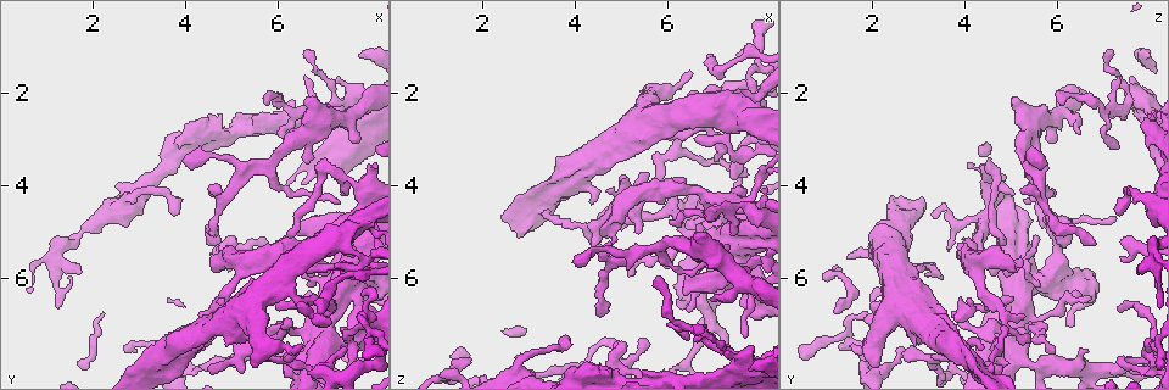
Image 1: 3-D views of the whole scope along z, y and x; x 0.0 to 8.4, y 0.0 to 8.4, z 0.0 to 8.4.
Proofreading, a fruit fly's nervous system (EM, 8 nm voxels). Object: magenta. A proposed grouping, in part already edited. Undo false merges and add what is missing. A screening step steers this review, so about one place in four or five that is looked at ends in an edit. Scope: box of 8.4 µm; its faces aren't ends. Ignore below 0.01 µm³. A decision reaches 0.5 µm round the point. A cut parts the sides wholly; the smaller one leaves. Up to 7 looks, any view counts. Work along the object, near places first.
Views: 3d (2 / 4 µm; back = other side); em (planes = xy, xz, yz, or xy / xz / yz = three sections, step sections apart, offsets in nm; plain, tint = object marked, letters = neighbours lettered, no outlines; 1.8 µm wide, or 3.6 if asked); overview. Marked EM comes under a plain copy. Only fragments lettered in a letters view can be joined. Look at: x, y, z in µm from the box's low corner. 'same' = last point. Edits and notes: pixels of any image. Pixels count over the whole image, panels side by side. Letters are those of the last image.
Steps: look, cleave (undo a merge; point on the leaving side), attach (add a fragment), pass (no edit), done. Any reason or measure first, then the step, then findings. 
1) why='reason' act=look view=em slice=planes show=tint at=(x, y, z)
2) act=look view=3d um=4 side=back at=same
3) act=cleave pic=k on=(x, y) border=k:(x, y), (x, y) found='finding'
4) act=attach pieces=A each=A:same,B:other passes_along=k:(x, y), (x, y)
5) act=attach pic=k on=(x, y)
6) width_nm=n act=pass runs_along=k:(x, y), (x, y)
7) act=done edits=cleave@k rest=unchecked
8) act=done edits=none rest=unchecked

why='calibre changes' act=look view=em um=3.6 slice=xy step=8 show=tint at=(7.50, 6.10, 5.45)

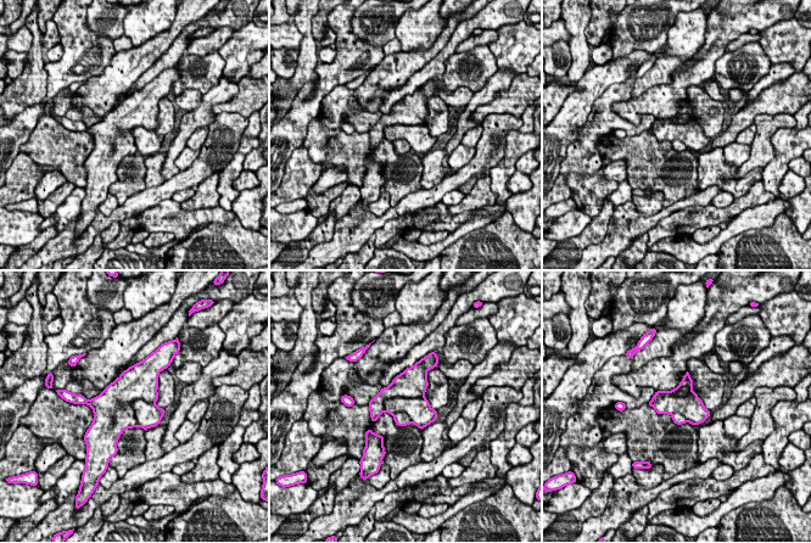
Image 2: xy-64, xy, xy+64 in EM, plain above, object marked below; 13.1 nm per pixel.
why='another direction' act=look view=em um=3.6 slice=yz step=16 show=letters at=same

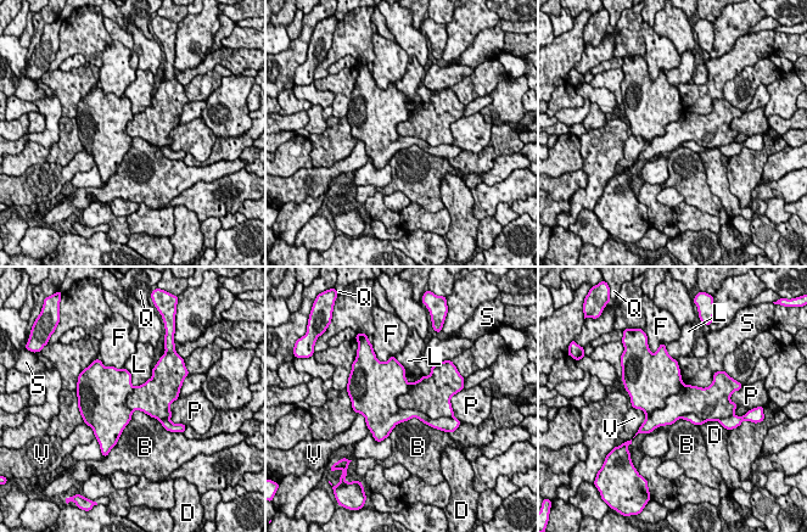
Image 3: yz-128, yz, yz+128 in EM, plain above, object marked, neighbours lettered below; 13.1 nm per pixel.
act=cleave pic=3 on=(429, 396) each=B:other,D:other,F:other,L:other,P:other,Q:other,S:other,V:other border=3:(396, 398), (401, 408), (441, 418) found='a second neuron is stuck on'

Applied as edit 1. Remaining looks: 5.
why='redraw' act=look view=overview

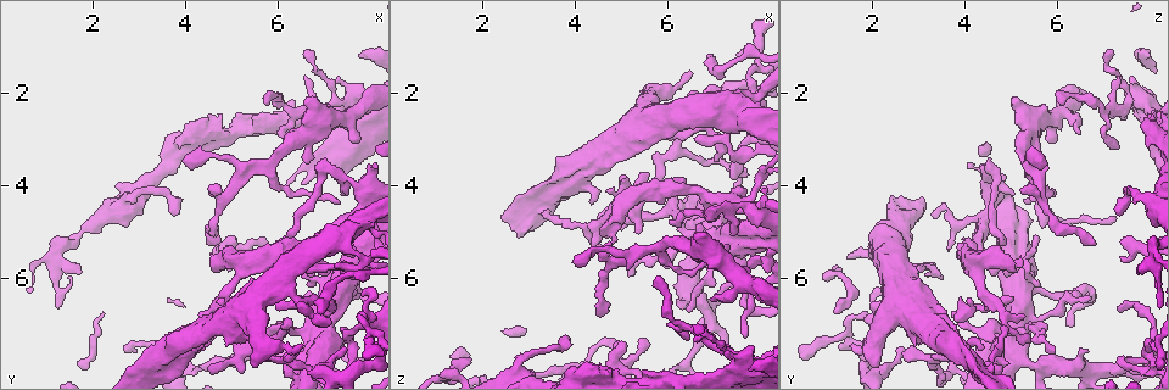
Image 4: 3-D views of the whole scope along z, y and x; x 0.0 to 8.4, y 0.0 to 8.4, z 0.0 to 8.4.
why='thick turns thin' act=look view=3d um=4 at=(6.15, 5.35, 4.05)

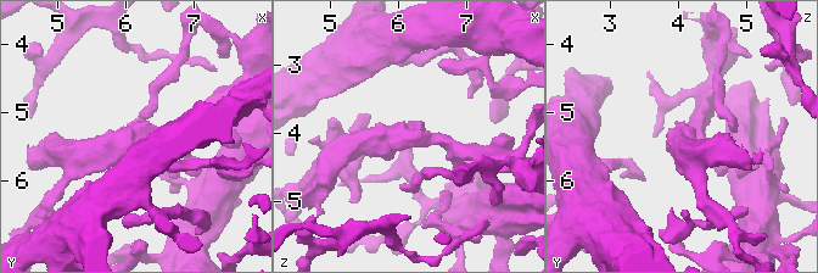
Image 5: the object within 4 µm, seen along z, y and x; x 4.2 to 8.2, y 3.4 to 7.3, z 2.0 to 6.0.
arm_widths_nm=220,380 why='need the tissue' act=look view=em slice=planes show=letters at=(6.20, 5.40, 4.05)

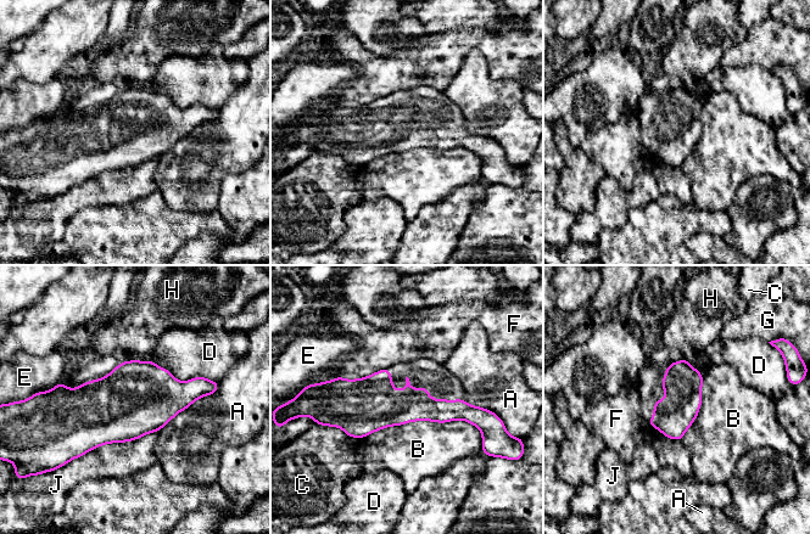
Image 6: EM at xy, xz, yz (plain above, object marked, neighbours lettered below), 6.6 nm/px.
act=pass each=A:other,B:other,C:other,D:other,E:other,F:other,G:other,H:other,J:other border=6:(482, 432), (408, 421), (364, 438) found='continuous, no second neuron'

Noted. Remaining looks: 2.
why='an open end' act=look view=em slice=planes show=letters at=(4.95, 5.55, 7.35)

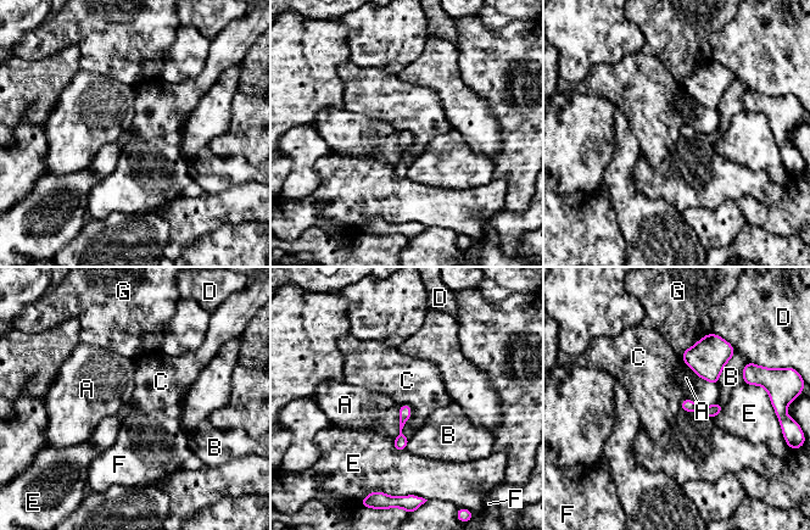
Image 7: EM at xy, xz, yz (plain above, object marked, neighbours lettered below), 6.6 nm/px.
act=pass each=A:other,B:other,C:other,D:other,E:other,F:other,G:other found='none of them fits'

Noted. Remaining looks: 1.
act=done edits=cleave@3 rest=unchecked

